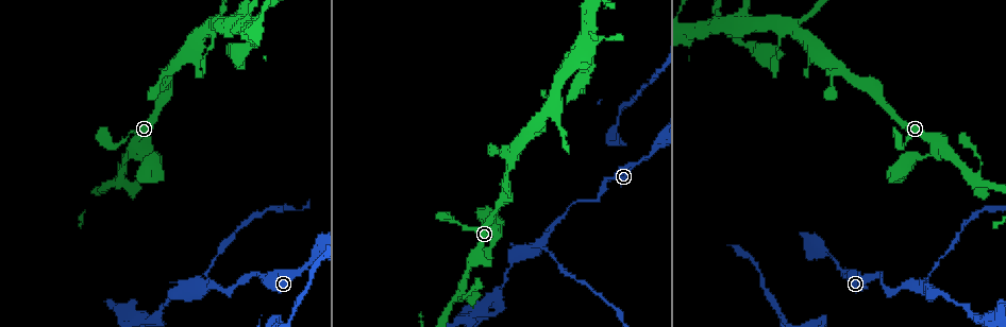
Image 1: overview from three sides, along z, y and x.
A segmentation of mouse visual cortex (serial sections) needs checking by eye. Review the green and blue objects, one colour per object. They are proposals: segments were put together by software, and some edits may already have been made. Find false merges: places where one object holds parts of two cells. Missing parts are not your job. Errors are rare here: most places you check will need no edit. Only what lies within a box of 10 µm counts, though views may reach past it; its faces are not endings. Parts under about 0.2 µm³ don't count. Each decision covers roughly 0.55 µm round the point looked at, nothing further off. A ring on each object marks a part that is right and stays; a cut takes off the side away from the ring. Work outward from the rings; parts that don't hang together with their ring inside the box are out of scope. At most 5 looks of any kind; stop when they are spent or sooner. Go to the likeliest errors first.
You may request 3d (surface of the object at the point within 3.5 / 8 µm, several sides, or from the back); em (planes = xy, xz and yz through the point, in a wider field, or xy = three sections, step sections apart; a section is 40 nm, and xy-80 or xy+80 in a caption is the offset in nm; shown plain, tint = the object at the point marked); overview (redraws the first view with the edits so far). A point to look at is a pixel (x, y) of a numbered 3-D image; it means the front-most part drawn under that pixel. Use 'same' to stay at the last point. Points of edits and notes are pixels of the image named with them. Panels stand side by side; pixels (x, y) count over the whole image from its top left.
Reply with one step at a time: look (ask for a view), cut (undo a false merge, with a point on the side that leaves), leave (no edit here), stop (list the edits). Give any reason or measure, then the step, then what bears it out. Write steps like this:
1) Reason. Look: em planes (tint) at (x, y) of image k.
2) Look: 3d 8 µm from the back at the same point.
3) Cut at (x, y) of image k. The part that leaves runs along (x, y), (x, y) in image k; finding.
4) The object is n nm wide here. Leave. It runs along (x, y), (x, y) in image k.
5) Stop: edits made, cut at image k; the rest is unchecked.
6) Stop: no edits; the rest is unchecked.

Sharp bend. Look: 3d 3.5 µm at (595, 200) of image 1.

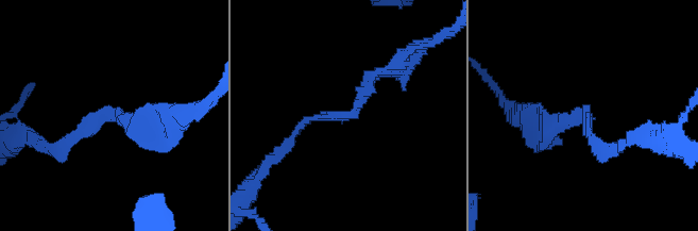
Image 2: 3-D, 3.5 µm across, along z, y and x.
Look: em xy step 5 (tint) at (114, 113) of image 2.

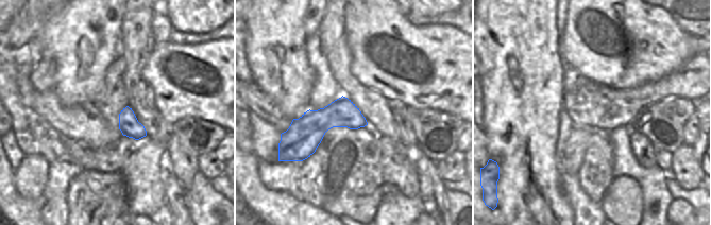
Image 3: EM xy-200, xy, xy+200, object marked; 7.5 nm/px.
The arms are 150, 150 nm wide. Leave. One cell here.

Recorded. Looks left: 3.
Thin arm on a thick one. Look: 3d 3.5 µm from the back at (199, 284) of image 1.

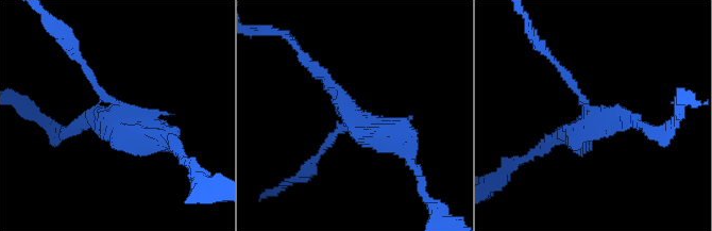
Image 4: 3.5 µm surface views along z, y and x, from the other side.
3 arms meet here; the arms are 150, 200, 350 nm wide; now the EM. Look: em xy step 5 (plain) at (593, 116) of image 4.

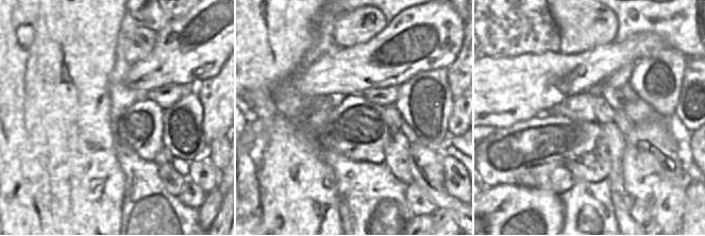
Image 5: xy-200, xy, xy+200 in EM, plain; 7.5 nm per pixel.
Look: em xy step 5 (tint) at the same point.

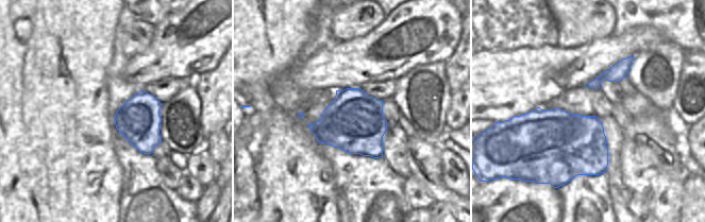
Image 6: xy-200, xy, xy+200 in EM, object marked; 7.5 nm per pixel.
The object is 460 nm wide here. Cut at (569, 80) of image 4. The part that leaves runs along (585, 101), (574, 84), (530, 32) in image 4; a second cell is stuck on.

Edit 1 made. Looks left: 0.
Stop: edits made, cut at image 4; the rest is unchecked.

